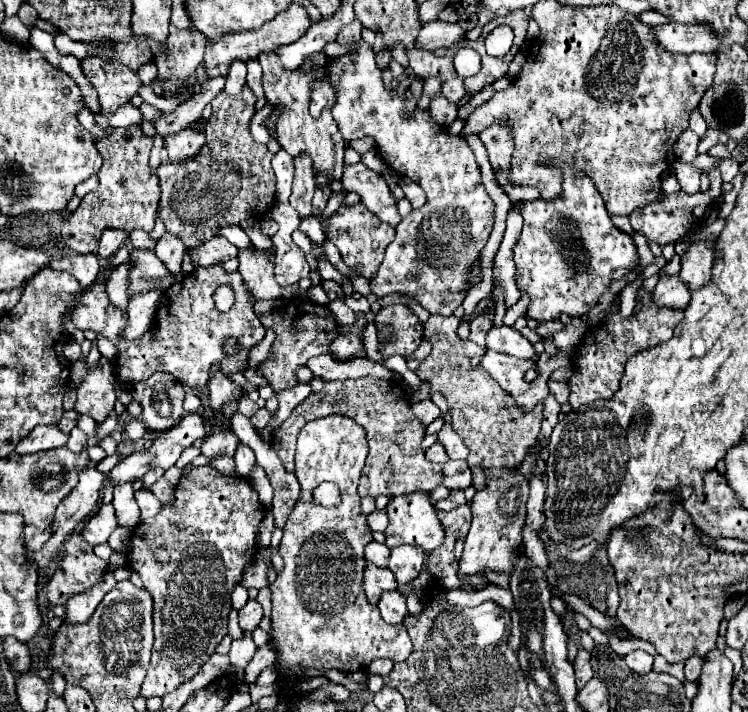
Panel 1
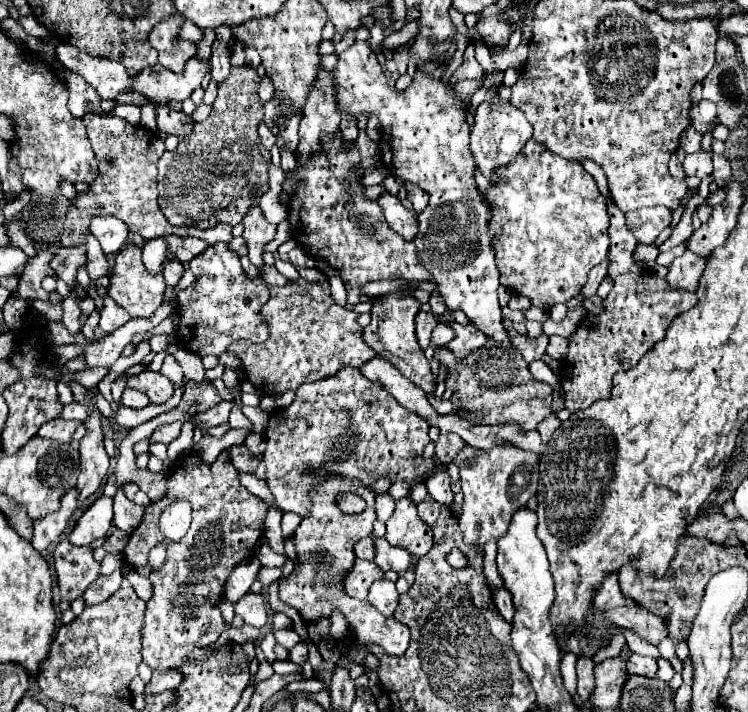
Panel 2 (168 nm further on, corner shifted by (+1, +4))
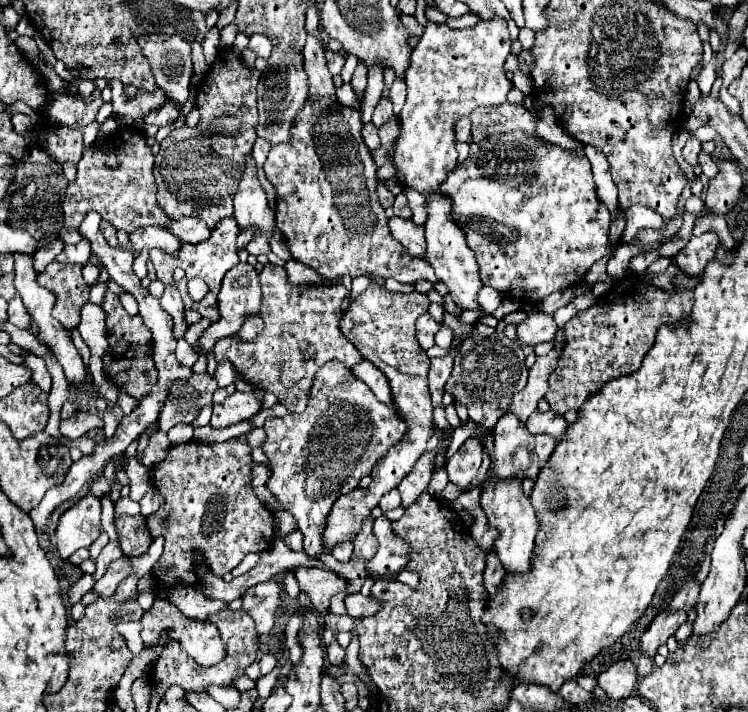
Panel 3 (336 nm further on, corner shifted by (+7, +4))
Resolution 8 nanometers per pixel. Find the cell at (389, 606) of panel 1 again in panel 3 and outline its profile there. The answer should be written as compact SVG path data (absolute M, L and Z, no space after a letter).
M361 592L349 594L345 596L345 606L347 606L347 614L351 618L361 618L361 616L373 616L373 612L377 612L381 608L381 600L373 598L373 596L363 596Z

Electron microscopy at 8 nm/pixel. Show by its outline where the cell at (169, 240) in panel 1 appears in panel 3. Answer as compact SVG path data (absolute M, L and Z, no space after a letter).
M167 284L167 288L165 288L165 292L163 292L163 296L161 296L161 306L169 312L169 316L173 318L173 322L175 322L175 326L173 326L173 334L177 336L177 338L181 338L183 334L185 334L185 330L187 330L187 322L183 320L183 300L181 300L181 296L179 296L179 290L177 290L177 286L175 284Z

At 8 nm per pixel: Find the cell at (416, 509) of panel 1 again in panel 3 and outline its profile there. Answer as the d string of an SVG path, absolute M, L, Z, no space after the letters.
M385 514L375 518L373 534L379 540L379 550L373 556L373 560L369 560L367 574L369 576L393 574L405 568L407 558L409 558L409 544L405 544L405 540L401 540L393 532L393 522Z

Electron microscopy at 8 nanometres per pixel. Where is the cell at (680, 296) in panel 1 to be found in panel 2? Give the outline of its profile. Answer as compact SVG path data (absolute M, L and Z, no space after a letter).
M685 250L683 256L675 258L675 262L669 266L667 282L675 284L675 288L687 288L687 290L697 290L699 278L705 270L707 256L699 256L691 250Z

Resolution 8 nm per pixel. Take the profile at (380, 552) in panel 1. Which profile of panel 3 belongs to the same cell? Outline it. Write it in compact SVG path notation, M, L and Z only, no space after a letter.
M341 542L341 544L337 544L337 546L333 548L331 554L333 554L339 562L349 562L351 556L353 556L353 544L351 544L351 542Z

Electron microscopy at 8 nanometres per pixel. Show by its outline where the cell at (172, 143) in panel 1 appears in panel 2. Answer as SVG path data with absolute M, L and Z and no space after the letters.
M157 106L157 128L159 132L173 134L177 138L185 138L193 130L193 120L191 116L183 114L181 110L173 110L167 106Z

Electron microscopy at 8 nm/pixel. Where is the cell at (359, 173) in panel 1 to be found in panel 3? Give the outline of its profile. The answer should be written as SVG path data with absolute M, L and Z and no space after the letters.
M393 216L389 218L389 230L391 230L391 236L395 240L399 240L407 252L411 256L417 256L417 258L423 258L425 254L425 236L423 236L423 226L411 222L411 220L405 220L405 218L399 218L399 216Z

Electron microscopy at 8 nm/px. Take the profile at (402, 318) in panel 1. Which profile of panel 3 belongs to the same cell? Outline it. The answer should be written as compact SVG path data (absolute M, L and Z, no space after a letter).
M427 312L417 318L417 340L423 350L427 350L435 344L433 336L437 334L437 330L439 330L439 322L435 322Z

